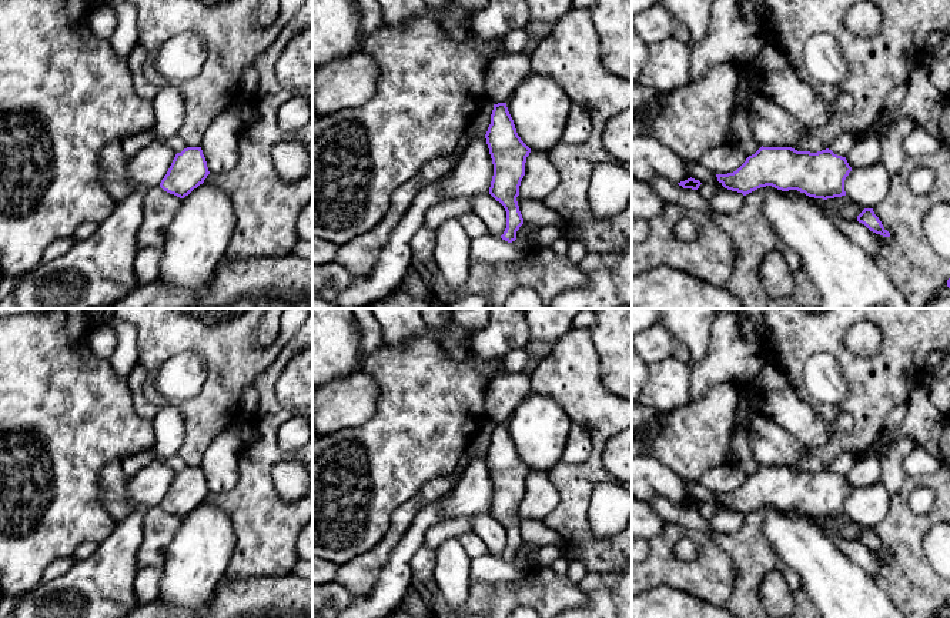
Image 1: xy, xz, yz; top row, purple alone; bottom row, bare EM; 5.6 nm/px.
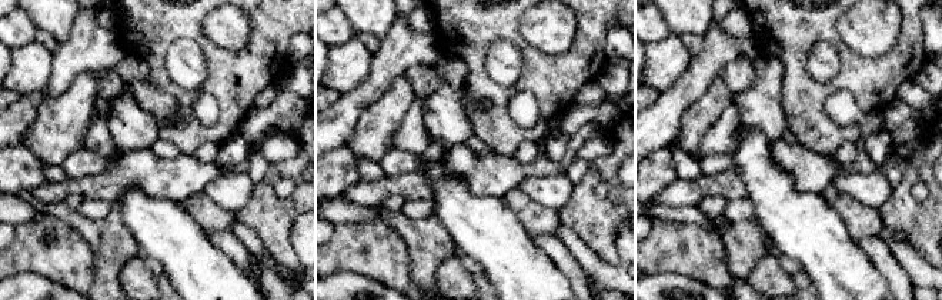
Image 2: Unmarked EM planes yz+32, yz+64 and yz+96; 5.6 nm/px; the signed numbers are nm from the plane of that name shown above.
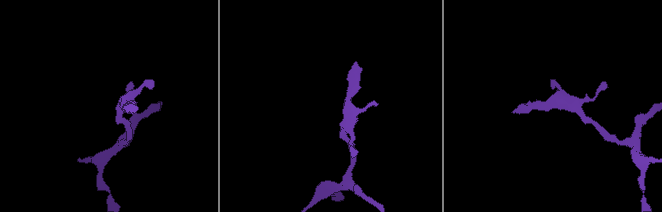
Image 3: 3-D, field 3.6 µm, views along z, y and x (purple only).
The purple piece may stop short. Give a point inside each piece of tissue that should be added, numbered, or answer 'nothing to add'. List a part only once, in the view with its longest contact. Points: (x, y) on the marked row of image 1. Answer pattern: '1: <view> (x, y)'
nothing to add

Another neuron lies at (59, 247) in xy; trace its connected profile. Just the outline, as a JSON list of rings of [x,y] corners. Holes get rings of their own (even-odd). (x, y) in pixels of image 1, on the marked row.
[[[74,237],[54,240],[46,248],[46,251],[44,251],[44,254],[37,265],[46,264],[54,258],[64,255],[74,245],[76,241],[77,241],[77,238],[74,238]]]

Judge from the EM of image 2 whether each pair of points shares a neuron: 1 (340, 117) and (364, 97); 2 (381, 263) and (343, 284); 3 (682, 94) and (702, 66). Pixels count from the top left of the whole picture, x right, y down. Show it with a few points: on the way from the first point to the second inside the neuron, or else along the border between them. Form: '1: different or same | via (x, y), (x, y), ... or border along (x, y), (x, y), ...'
1: same | via (346, 112), (358, 99)
2: different | border along (330, 273), (356, 272), (384, 284)
3: same | via (688, 87), (701, 73)

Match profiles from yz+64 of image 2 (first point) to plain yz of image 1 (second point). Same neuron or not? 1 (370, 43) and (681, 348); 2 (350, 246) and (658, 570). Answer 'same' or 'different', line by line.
1: same
2: same

